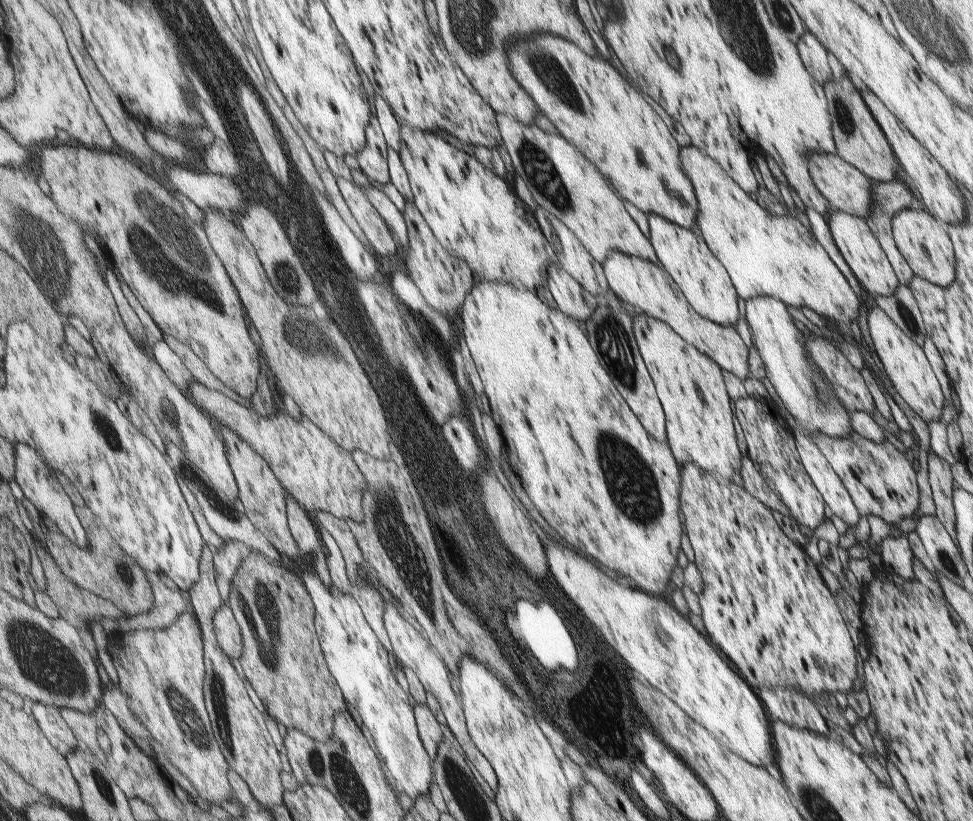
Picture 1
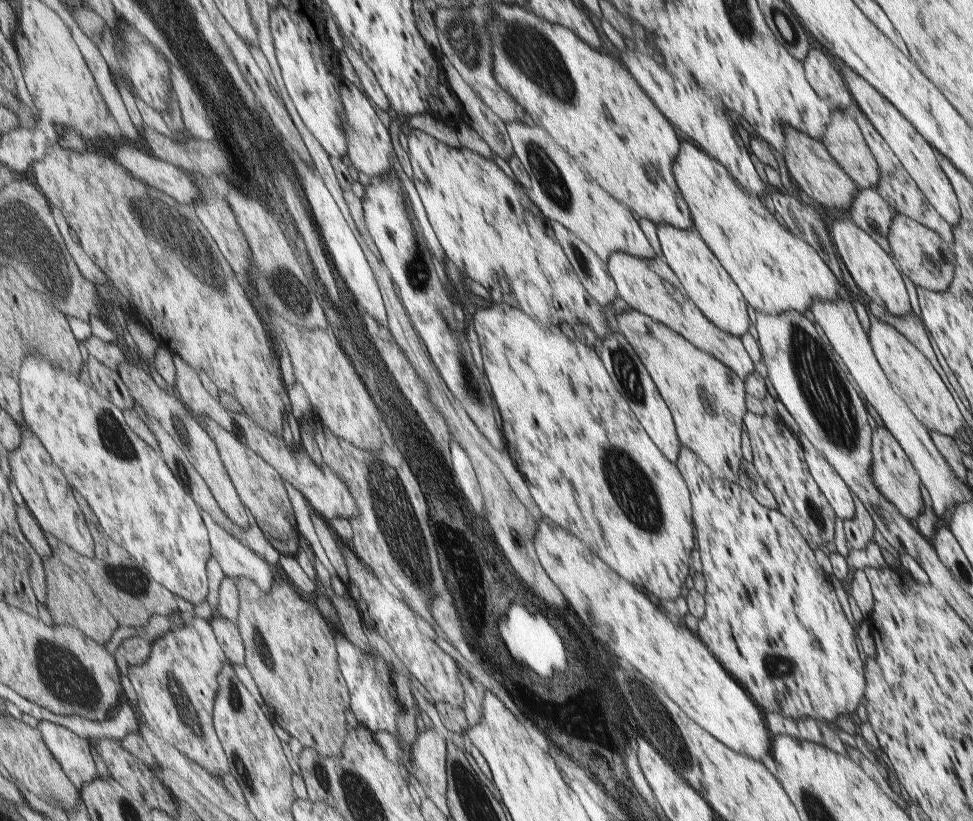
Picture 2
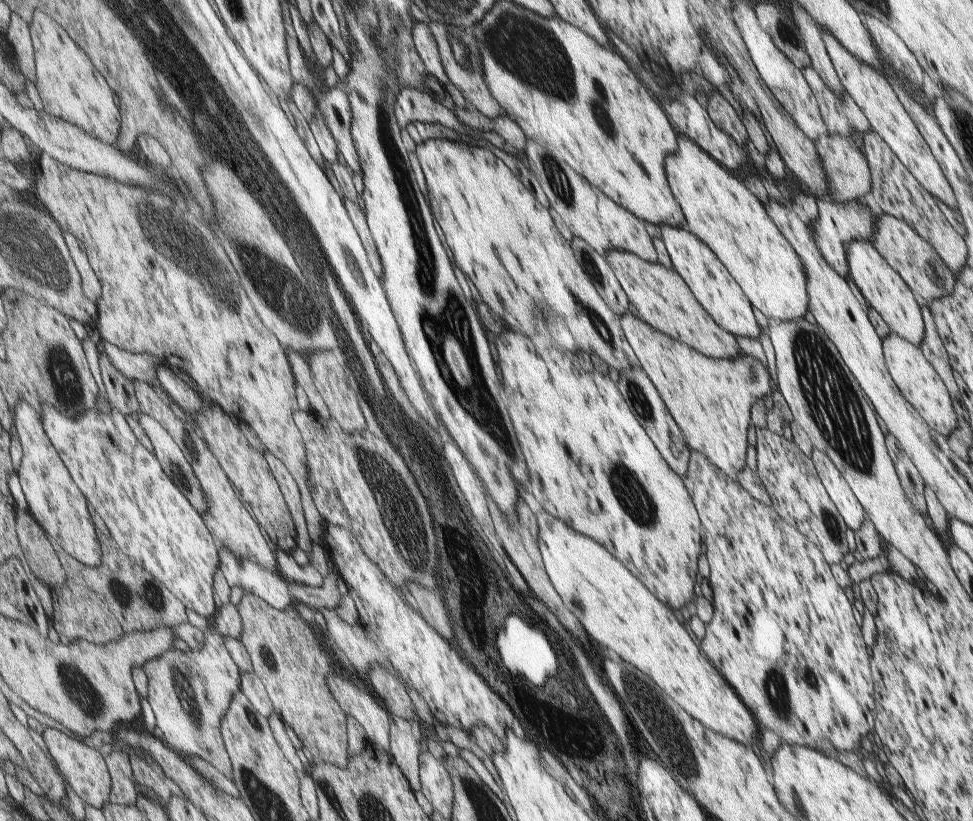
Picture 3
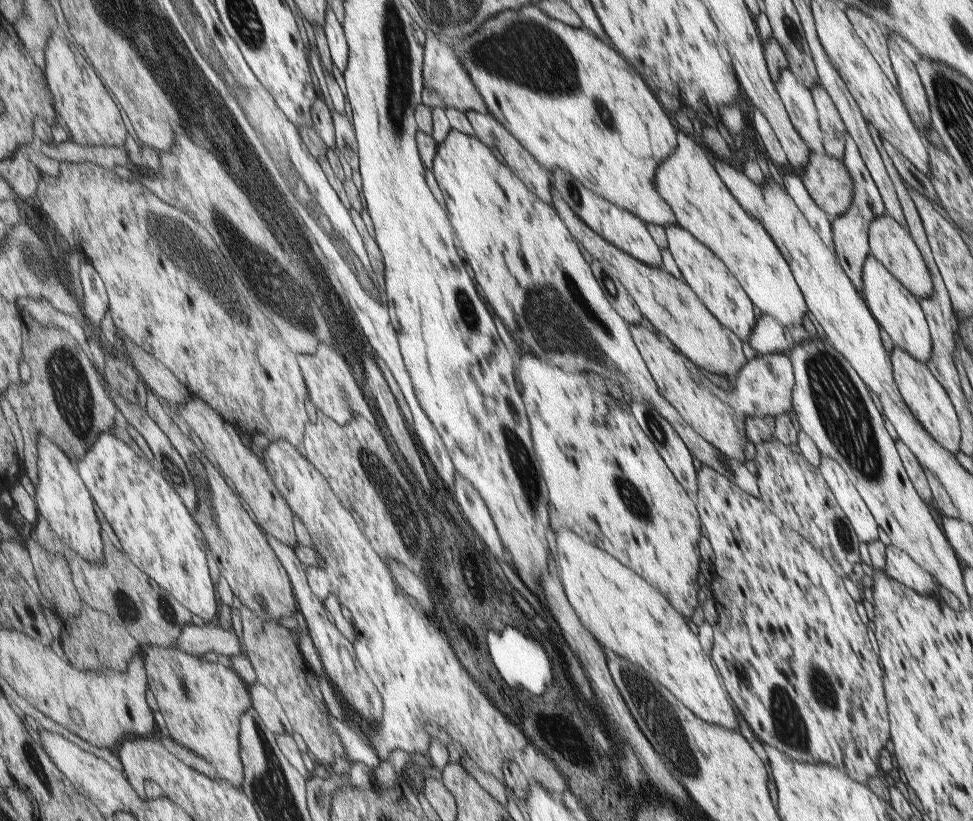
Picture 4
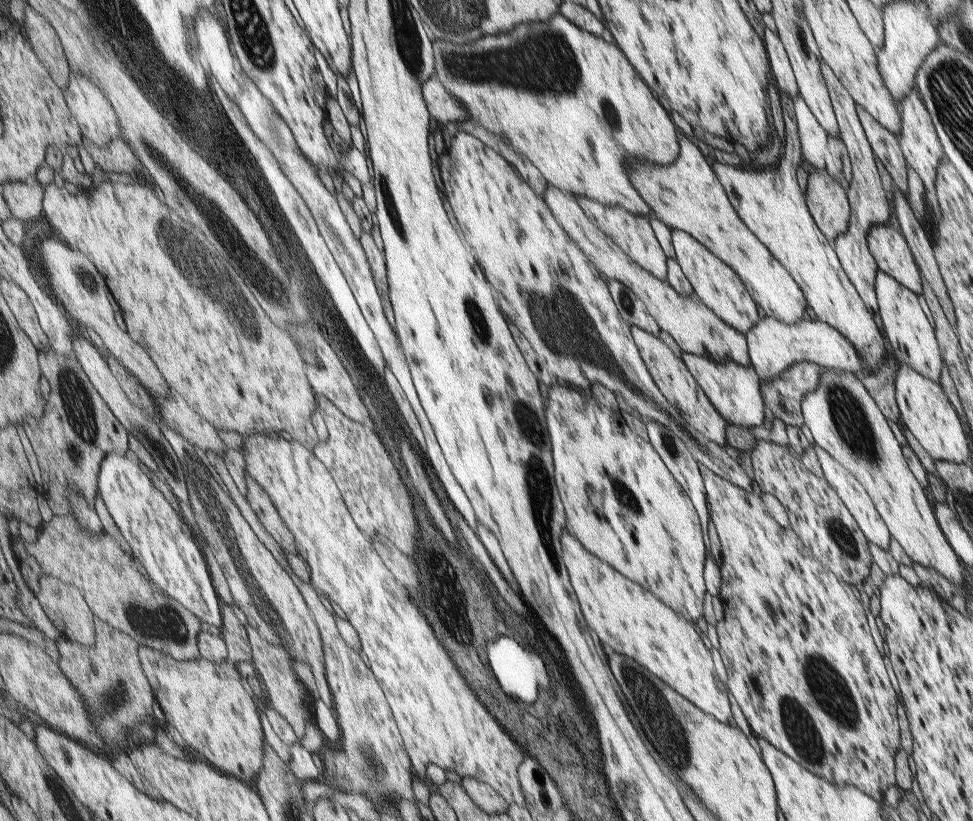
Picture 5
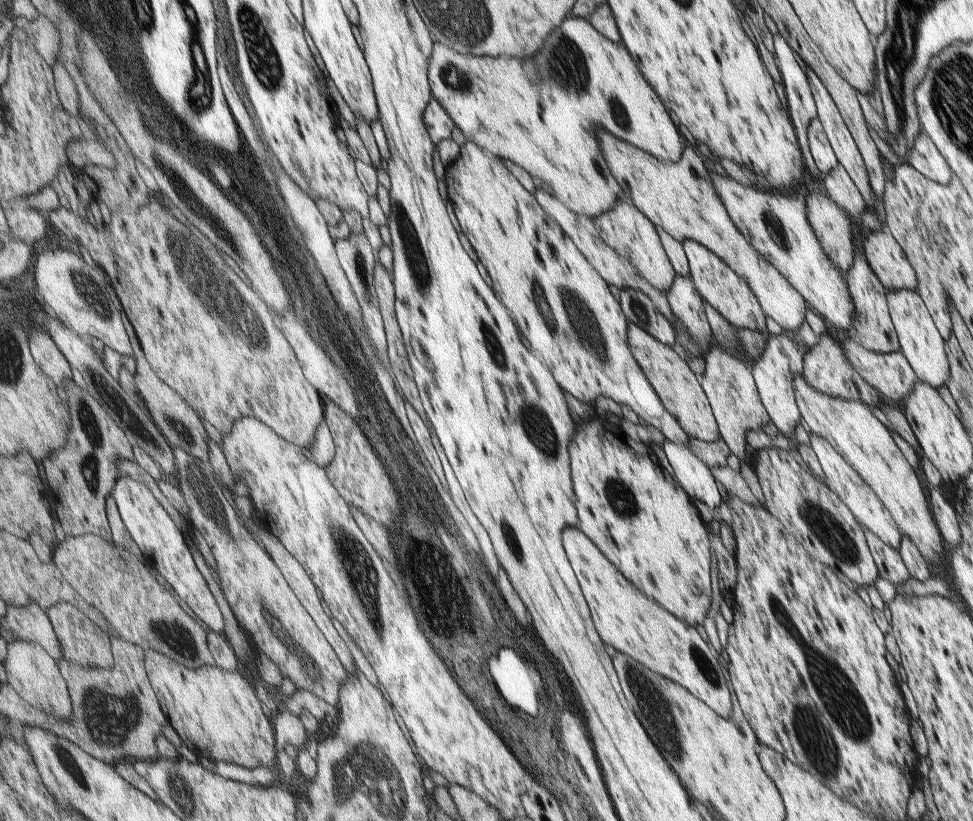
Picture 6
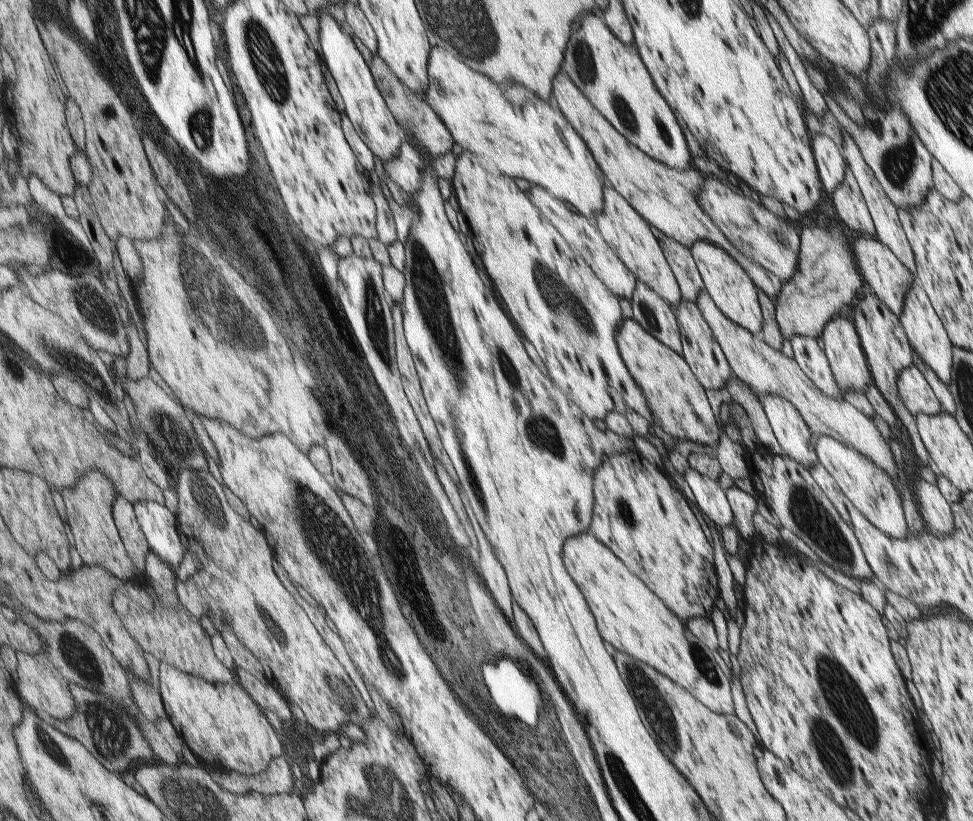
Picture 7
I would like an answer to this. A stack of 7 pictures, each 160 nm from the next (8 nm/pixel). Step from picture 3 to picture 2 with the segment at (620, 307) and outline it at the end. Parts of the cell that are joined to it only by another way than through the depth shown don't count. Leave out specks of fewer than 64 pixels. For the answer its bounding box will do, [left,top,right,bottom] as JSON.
[547,219,618,307]

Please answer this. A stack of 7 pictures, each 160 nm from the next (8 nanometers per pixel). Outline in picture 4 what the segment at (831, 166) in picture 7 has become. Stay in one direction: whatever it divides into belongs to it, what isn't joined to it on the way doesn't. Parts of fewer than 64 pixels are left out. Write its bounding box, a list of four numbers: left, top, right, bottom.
[775,68,823,153]

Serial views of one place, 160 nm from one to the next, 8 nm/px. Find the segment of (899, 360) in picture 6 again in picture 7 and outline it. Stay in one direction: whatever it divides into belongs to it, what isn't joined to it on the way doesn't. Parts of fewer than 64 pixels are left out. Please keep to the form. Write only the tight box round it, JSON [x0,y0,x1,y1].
[897,365,942,415]

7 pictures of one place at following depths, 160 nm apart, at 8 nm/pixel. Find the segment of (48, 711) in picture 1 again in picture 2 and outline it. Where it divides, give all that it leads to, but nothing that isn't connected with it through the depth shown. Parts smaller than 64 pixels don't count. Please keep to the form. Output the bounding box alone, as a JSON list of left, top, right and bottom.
[38,720,98,790]

